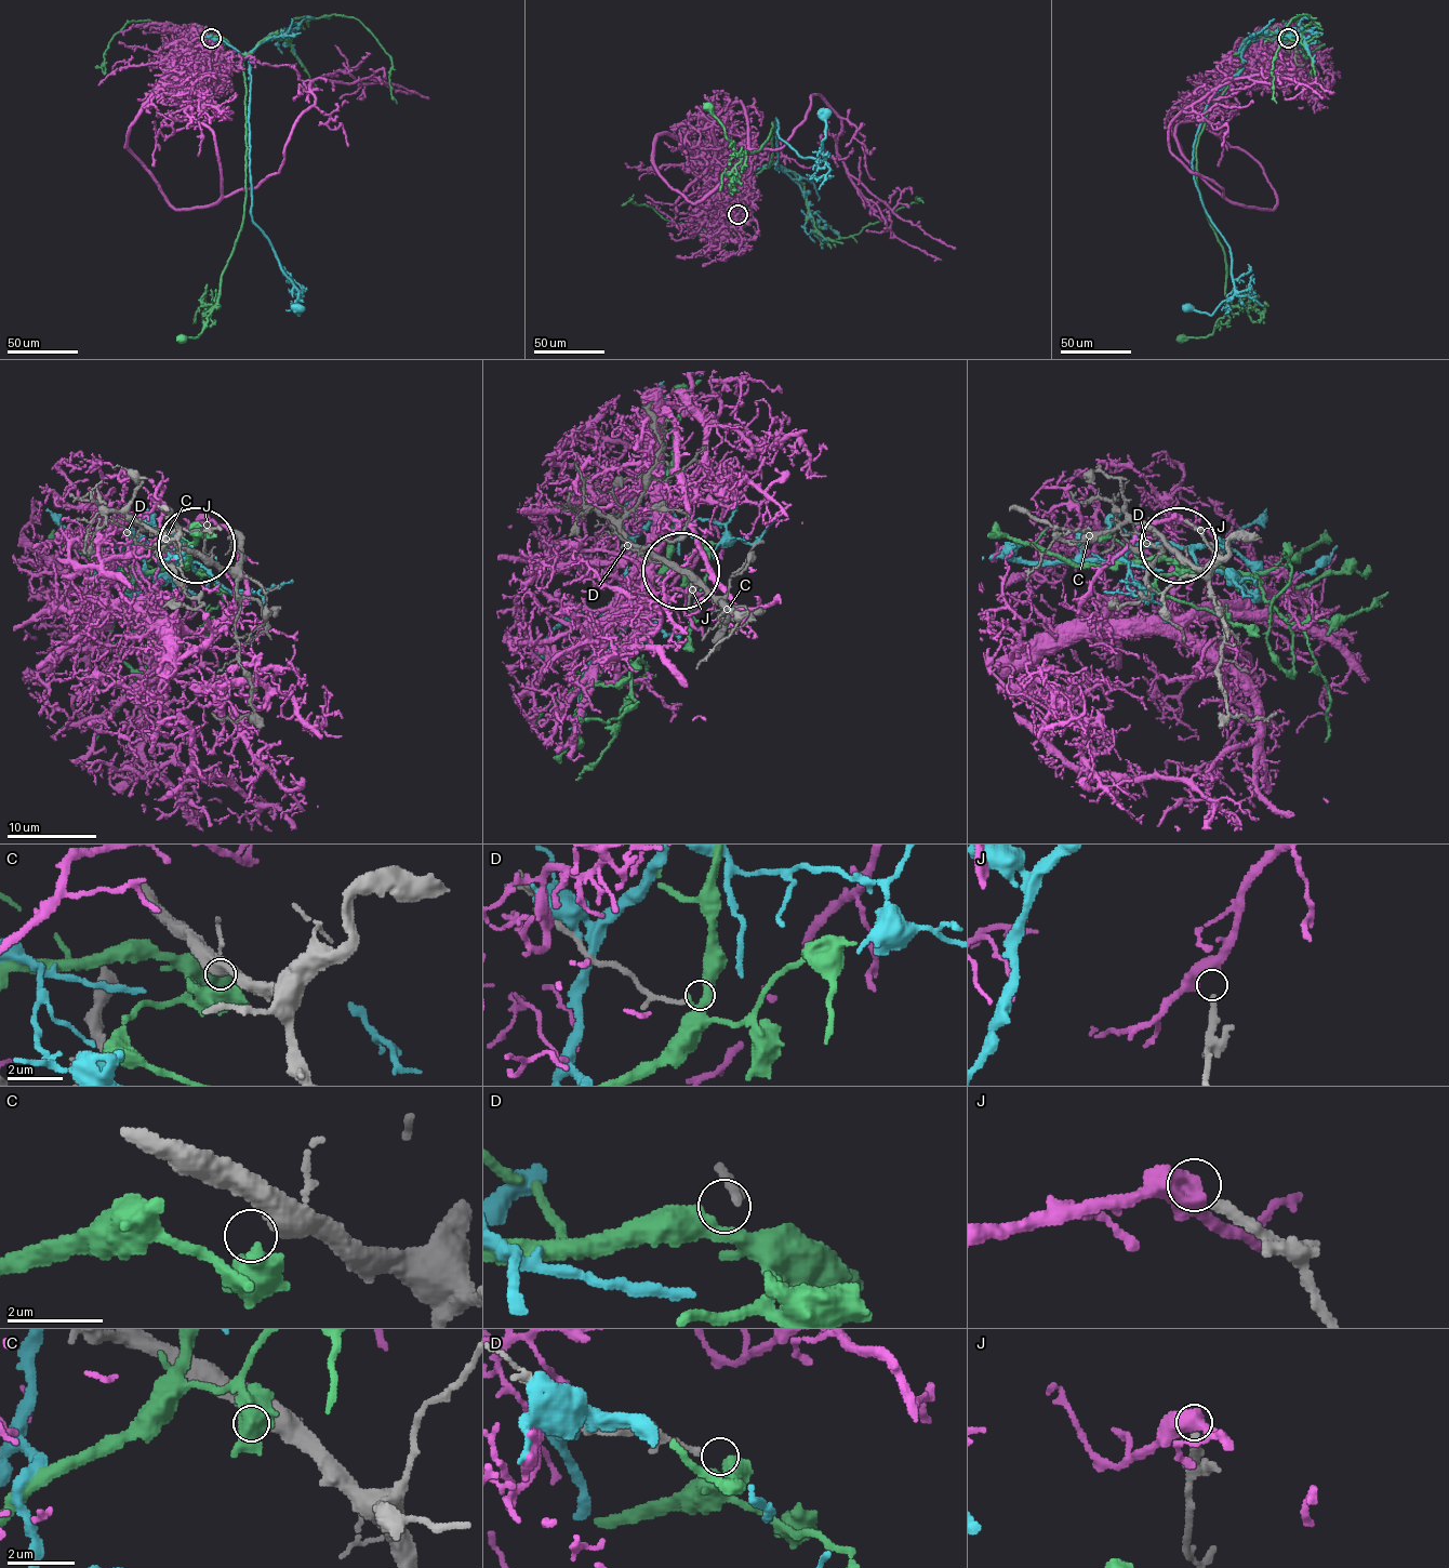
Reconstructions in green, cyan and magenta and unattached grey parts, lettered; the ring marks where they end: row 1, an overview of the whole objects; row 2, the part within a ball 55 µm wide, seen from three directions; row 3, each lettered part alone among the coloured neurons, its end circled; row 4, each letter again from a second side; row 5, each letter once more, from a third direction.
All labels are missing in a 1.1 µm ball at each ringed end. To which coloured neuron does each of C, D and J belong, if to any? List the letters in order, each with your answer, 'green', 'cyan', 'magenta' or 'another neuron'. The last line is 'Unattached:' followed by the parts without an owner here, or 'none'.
C: another neuron
D: another neuron
J: magenta
Unattached: C, D

